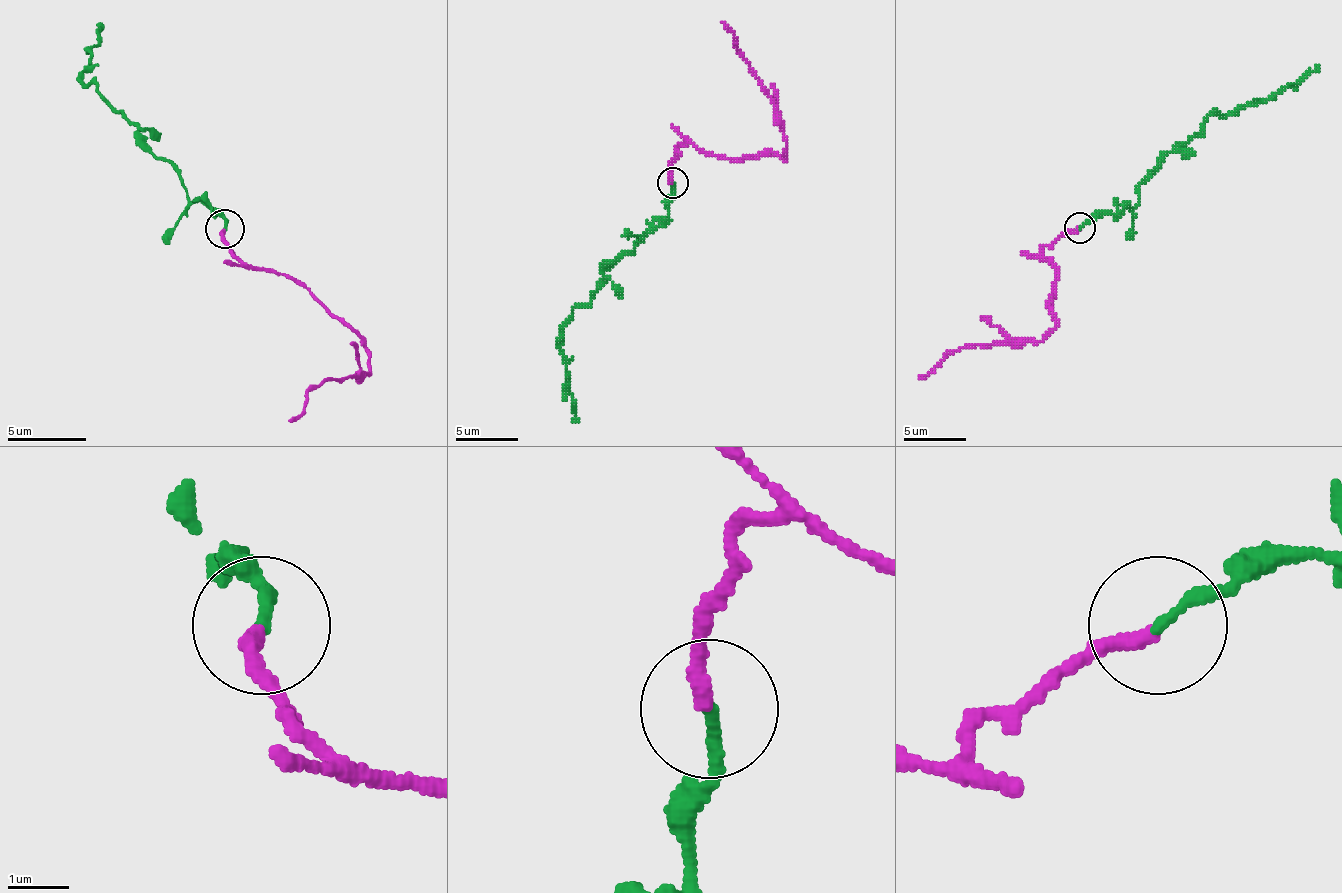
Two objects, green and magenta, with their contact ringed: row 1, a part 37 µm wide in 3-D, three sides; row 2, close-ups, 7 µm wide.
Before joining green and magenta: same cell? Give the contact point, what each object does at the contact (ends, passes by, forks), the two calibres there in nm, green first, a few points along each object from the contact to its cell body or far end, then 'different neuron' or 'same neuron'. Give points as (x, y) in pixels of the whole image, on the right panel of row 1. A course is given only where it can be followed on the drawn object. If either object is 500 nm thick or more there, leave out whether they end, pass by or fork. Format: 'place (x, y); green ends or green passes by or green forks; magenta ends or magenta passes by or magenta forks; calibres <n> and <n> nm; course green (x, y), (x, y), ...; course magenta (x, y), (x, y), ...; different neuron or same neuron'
place (1079, 227); green ends; magenta ends; calibres 190 and 280 nm; course green (1080, 226), (1136, 205), (1139, 186), (1170, 152), (1198, 136), (1210, 115), (1226, 115), (1272, 99), (1319, 65); course magenta (1080, 226), (1055, 239), (1040, 254), (1055, 267), (1049, 310), (1055, 326), (1033, 341), (965, 344), (919, 378); different neuron

